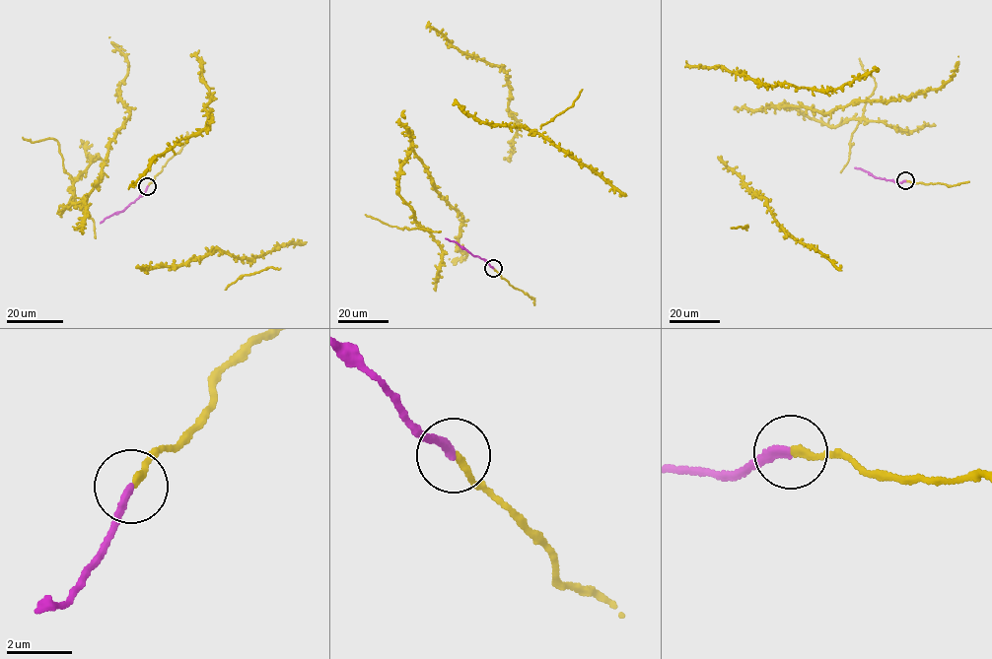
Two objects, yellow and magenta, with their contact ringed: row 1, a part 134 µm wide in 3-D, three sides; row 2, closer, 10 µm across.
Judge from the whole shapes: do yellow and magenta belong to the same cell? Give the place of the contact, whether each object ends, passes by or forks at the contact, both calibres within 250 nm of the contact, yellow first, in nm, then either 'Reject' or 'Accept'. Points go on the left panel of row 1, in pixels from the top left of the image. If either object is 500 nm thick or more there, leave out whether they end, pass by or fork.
Place: (147, 186). At the ring yellow ends. At the ring magenta ends. Thickness 200 nm (yellow) against 240 nm. Accept

